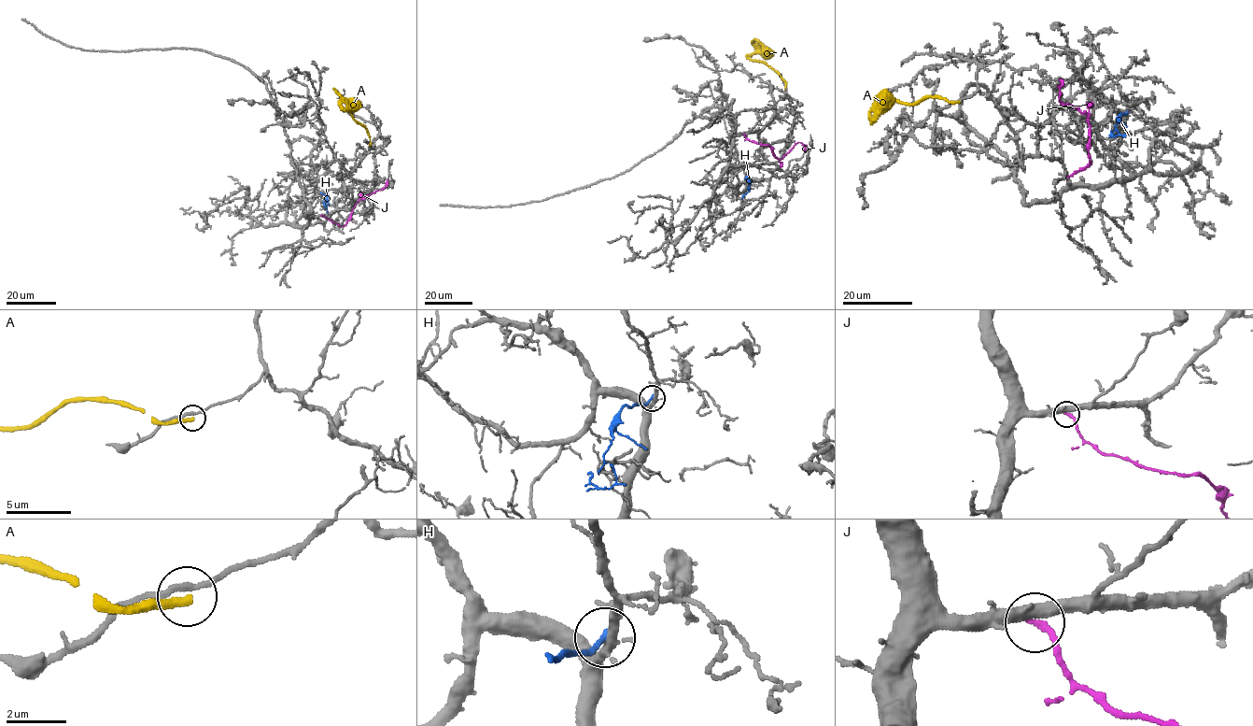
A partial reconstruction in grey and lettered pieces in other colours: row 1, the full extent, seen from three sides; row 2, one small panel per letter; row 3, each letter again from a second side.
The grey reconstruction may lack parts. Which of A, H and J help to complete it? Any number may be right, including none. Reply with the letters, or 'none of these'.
none of these

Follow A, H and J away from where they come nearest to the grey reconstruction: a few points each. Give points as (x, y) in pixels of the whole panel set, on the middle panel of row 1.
A: (785, 88), (784, 80), (770, 66), (751, 59), (759, 47), (760, 42), (756, 39)
H: (741, 199), (749, 190), (750, 180), (744, 178)
J: (743, 134), (750, 141), (770, 147), (779, 159), (799, 142), (807, 149)

